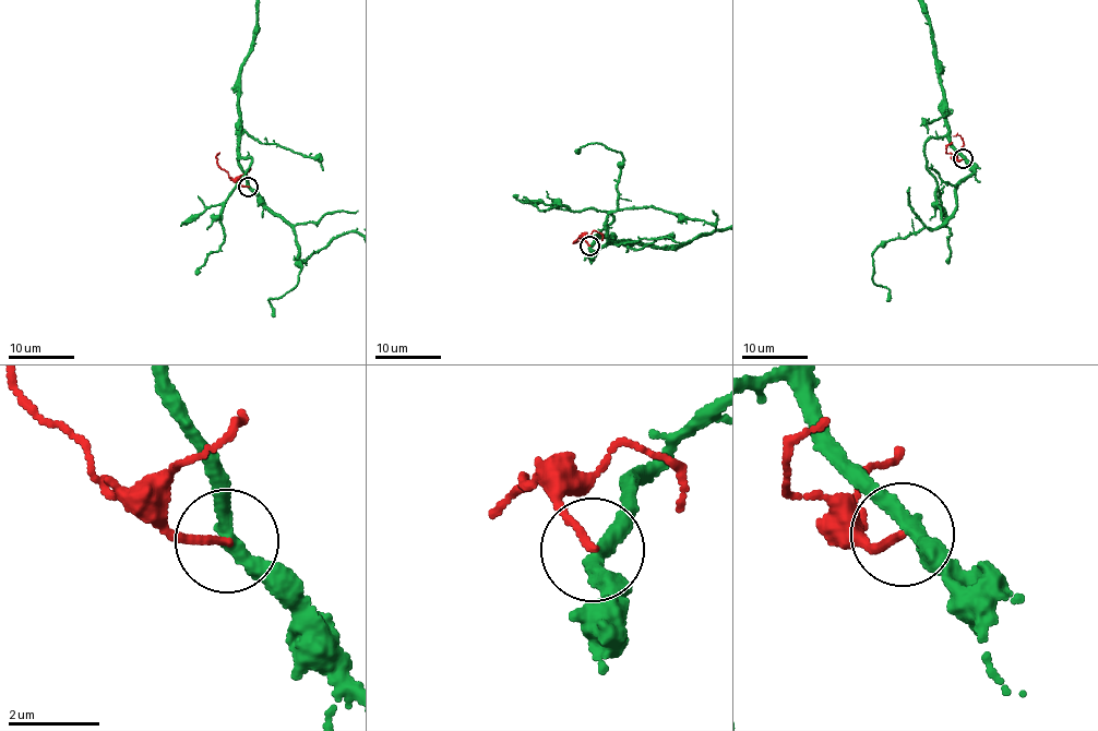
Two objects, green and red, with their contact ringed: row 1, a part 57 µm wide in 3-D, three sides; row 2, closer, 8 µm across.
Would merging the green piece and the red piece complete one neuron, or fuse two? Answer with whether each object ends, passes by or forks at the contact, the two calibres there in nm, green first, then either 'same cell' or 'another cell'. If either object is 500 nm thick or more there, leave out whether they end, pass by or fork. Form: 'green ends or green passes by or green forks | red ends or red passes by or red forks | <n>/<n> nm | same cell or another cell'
green passes by | red ends | 320/150 nm | another cell

